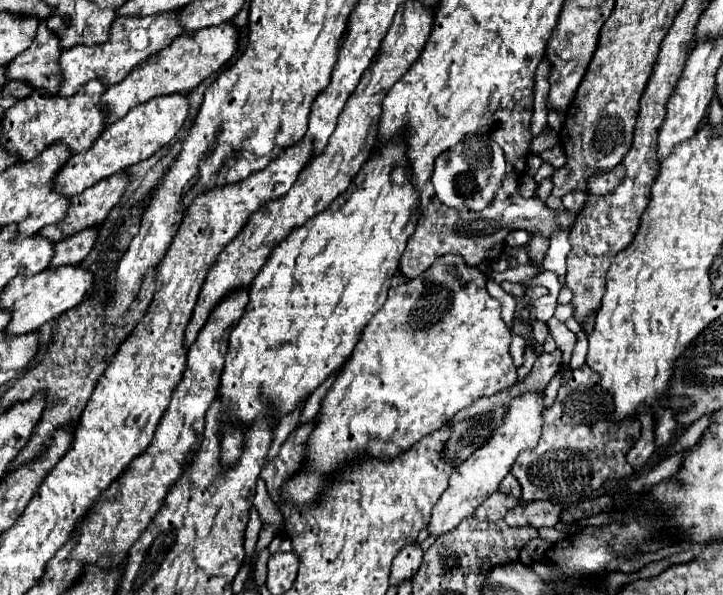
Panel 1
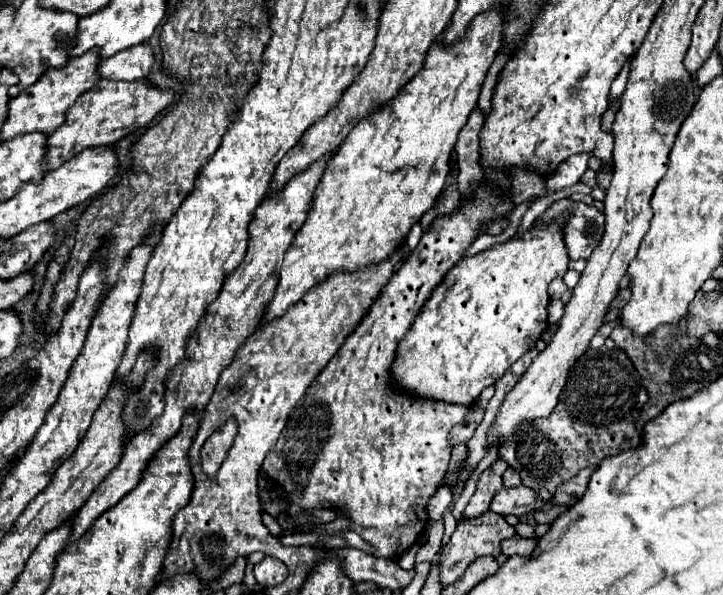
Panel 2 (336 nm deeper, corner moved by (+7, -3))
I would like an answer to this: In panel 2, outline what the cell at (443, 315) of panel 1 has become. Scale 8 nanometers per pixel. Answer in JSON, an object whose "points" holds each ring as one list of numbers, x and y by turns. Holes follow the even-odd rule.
{"points":[[558,220,558,222,550,224,550,226,530,228,530,230,528,230,526,234,522,234,522,236,514,236,514,238,510,238,508,242,496,244,496,246,492,246,492,248,488,248,488,250,476,254,476,256,458,260,458,264,454,264,454,268,450,268,450,270,446,272,446,276,442,278,442,282,432,290,430,298,426,300,426,304,420,308,418,316,414,318,410,330,408,330,406,336,400,340,398,350,396,350,396,358,394,358,392,366,390,366,390,378,392,378,394,386,396,386,398,390,402,390,404,394,408,392,410,396,418,396,418,398,424,398,424,400,442,400,442,402,448,402,448,404,462,404,462,406,468,406,468,408,470,408,470,406,474,406,476,398,480,396,480,392,482,392,486,386,496,384,496,382,504,376,504,372,506,372,524,352,528,352,530,348,534,348,536,342,540,340,542,332,548,328,548,320,546,320,548,312,546,312,546,308,548,308,550,296,548,296,546,288,548,288,548,284,550,284,554,278,560,278,560,276,566,274,568,262,570,262,568,252,566,252,564,242,562,242,560,224,562,224,562,220]]}

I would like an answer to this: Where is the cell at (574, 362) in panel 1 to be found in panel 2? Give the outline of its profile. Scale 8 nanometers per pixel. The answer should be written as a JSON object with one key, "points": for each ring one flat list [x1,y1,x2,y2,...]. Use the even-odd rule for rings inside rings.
{"points":[[552,300,548,306,548,322,550,324,558,324,558,320,564,314,564,304,560,300]]}

